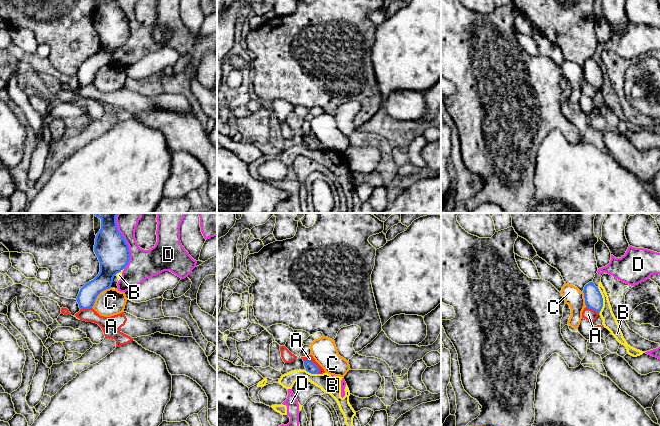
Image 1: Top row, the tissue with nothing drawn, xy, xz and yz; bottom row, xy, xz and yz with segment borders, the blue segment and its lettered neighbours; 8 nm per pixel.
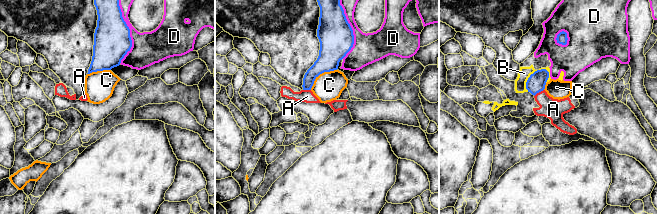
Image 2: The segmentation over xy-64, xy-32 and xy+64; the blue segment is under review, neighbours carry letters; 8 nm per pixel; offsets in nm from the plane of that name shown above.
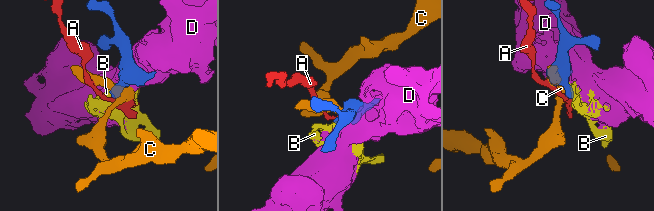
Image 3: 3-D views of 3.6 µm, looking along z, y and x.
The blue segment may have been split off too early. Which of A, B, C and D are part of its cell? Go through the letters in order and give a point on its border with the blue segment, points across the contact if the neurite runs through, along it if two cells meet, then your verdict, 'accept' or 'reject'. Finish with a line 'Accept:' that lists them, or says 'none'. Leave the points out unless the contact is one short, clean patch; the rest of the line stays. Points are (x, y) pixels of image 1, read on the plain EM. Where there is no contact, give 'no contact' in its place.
A: contact xz (313, 139); border xz (304, 136), (313, 138), (318, 143), (318, 149); reject
B: contact yz (602, 76); border yz (597, 63), (602, 74), (602, 84), (599, 89); reject
C: contact xy (98, 70); border xy (110, 63), (103, 66), (97, 72), (91, 83); reject
D: contact xy (128, 22); reject
Accept: none

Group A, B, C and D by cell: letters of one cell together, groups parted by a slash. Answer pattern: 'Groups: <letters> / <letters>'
Groups: A / B D / C

